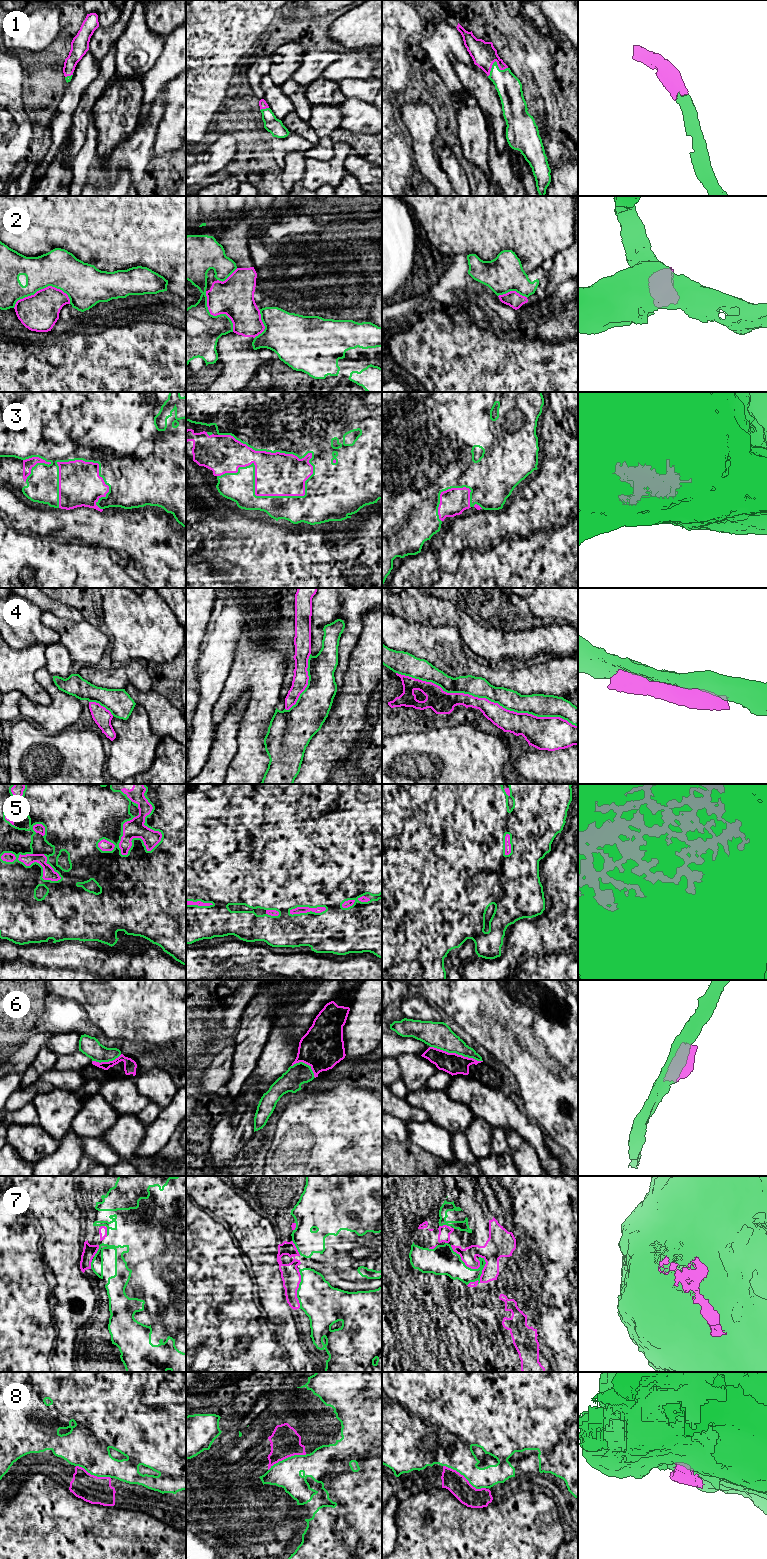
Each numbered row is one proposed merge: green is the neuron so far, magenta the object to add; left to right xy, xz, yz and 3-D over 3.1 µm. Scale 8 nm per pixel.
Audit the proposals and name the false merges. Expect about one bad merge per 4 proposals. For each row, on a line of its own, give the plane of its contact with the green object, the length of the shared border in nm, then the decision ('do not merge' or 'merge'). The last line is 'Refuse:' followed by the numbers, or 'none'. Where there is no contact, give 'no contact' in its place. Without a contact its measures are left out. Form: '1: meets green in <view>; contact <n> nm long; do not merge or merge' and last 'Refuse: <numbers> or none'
1: meets green in yz; contact 180 nm long; merge
2: meets green in xy; contact 460 nm long; do not merge
3: meets green in xz; contact 850 nm long; merge
4: meets green in yz; contact 1500 nm long; do not merge
5: meets green in xy; contact 600 nm long; merge
6: meets green in yz; contact 440 nm long; do not merge
7: meets green in yz; contact 260 nm long; do not merge
8: meets green in yz; contact 400 nm long; merge
Refuse: 2, 4, 6, 7

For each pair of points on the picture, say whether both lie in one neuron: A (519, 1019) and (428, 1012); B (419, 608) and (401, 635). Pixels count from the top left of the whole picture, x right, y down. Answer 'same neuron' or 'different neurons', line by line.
A: different neurons
B: different neurons

